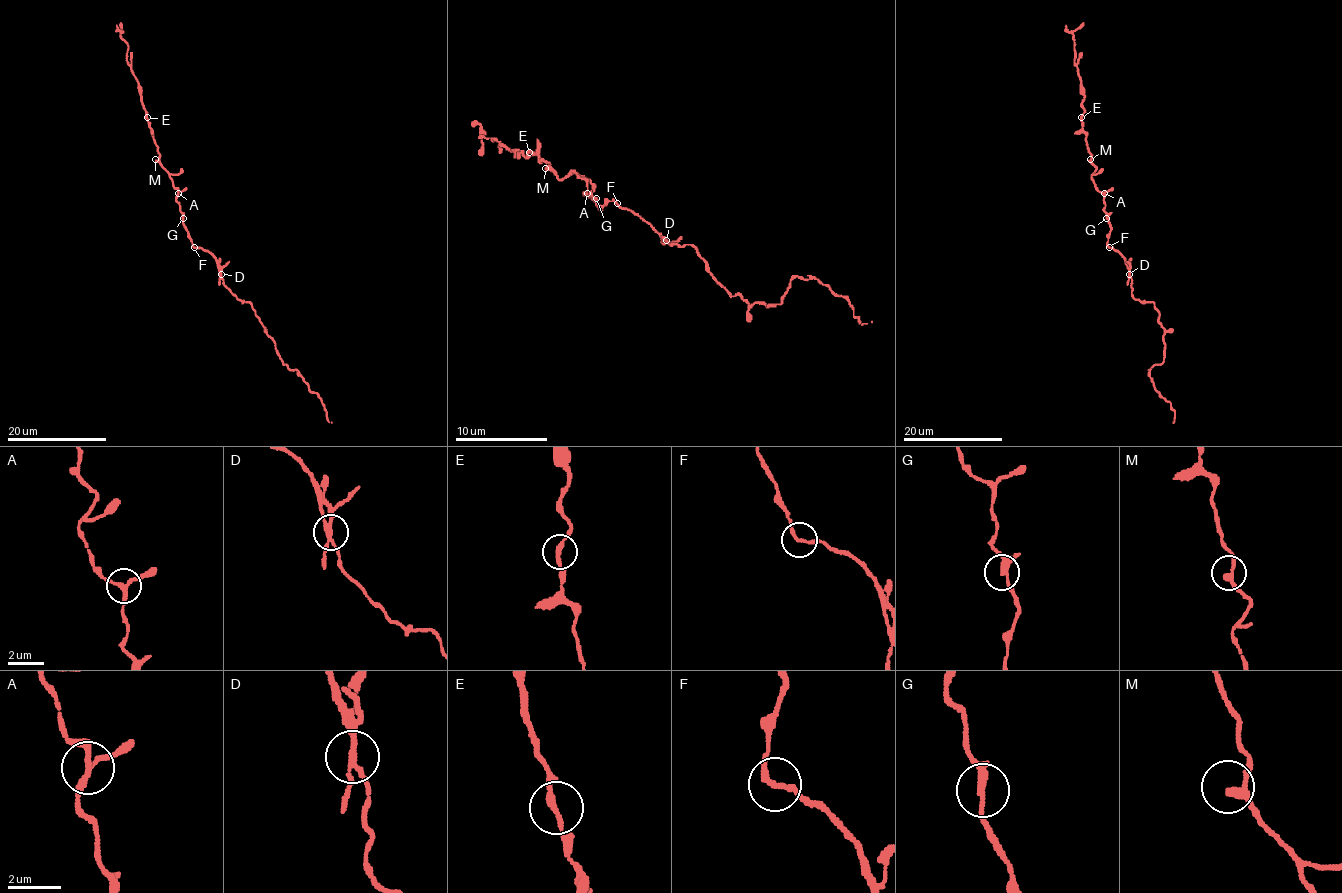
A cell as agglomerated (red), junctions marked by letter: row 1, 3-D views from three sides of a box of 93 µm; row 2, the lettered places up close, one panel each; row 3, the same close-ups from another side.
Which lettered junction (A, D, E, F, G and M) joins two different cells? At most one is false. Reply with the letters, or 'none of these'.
D

